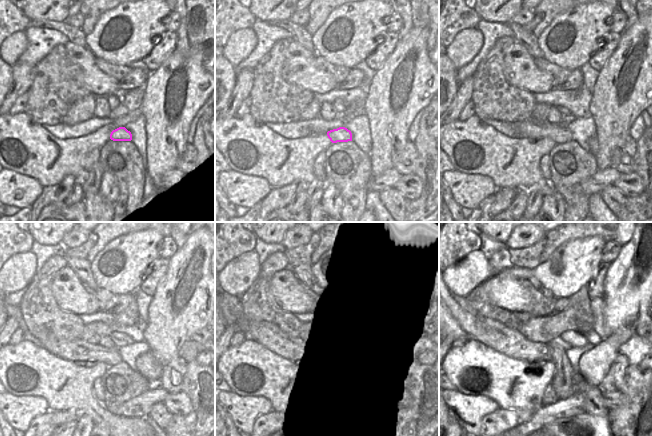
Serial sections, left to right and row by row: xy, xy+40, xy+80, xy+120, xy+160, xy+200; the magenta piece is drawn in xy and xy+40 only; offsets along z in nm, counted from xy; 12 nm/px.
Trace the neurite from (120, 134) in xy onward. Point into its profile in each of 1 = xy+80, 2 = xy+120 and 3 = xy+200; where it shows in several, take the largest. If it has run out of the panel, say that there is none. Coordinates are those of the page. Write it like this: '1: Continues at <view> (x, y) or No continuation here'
1: Continues at xy+80 (529, 128)
2: Continues at xy+120 (78, 350)
3: Continues at xy+200 (510, 342).

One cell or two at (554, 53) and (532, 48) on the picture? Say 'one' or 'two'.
two

